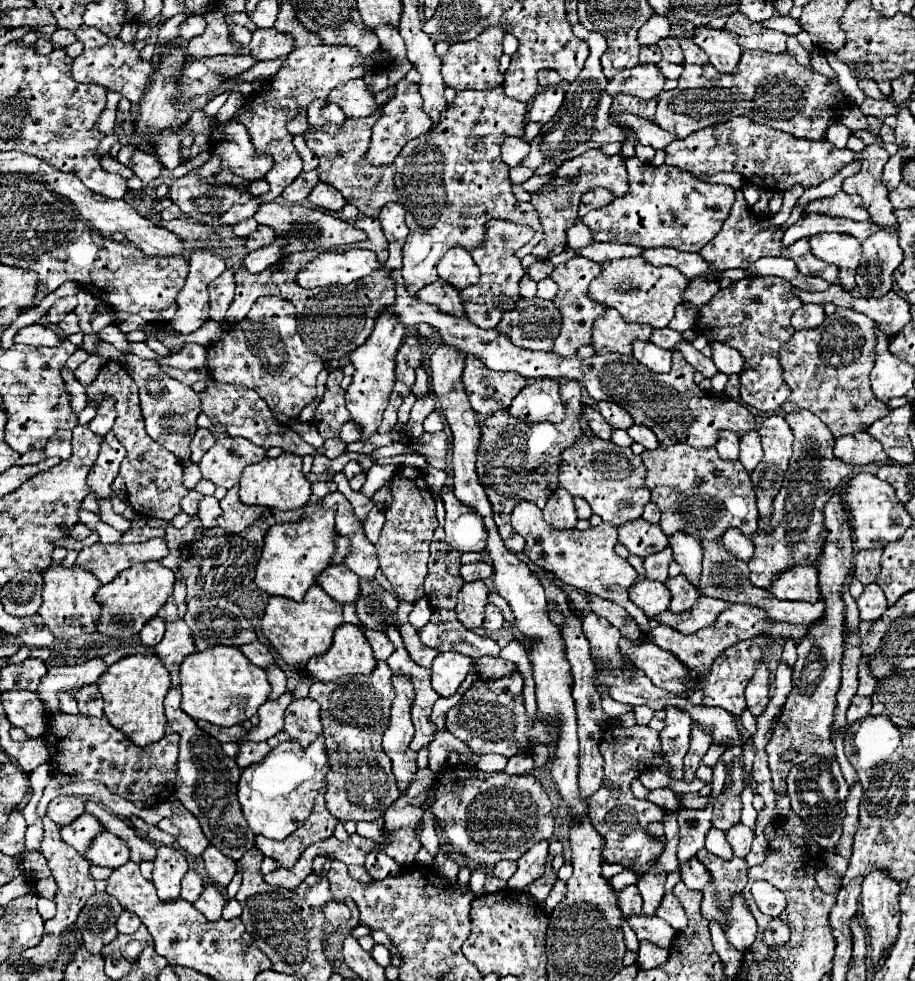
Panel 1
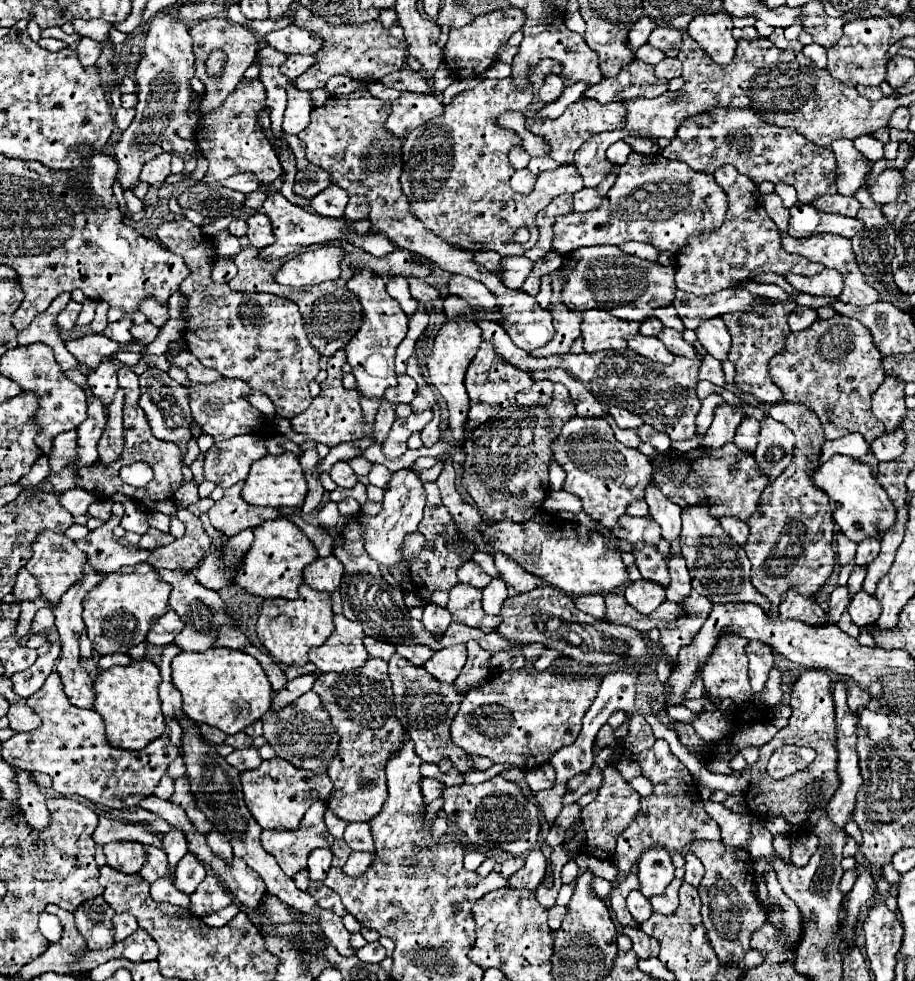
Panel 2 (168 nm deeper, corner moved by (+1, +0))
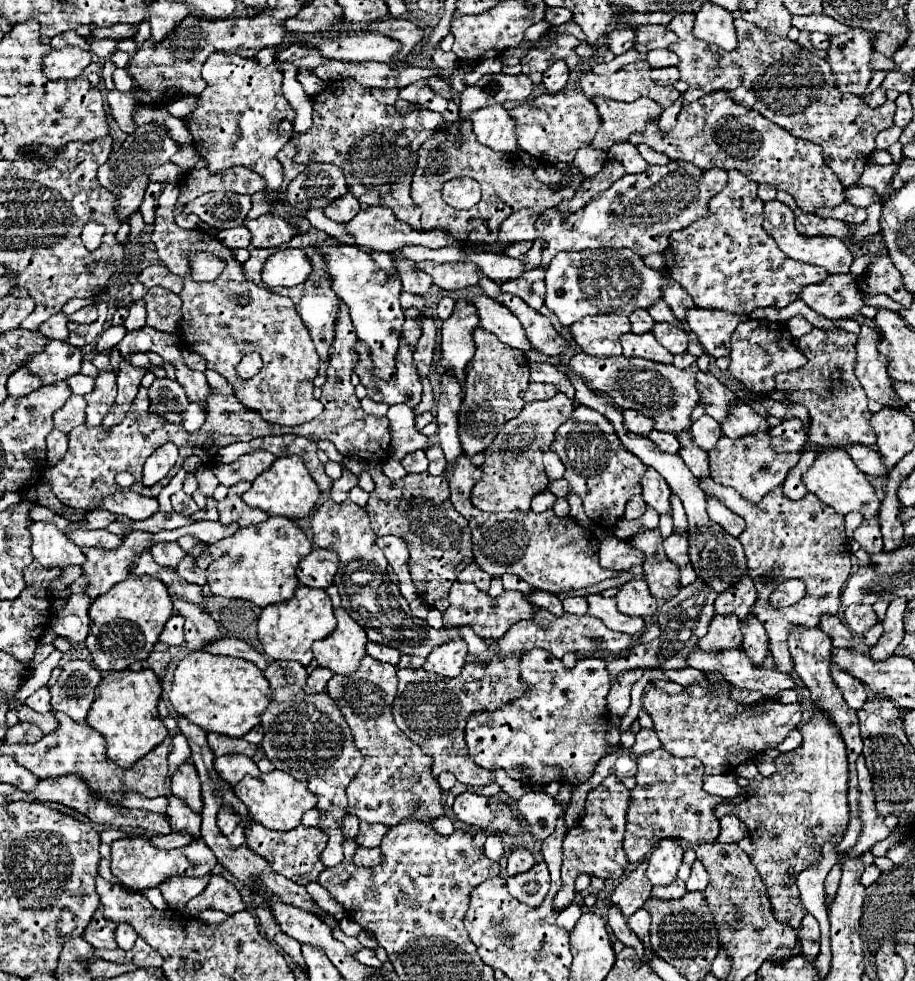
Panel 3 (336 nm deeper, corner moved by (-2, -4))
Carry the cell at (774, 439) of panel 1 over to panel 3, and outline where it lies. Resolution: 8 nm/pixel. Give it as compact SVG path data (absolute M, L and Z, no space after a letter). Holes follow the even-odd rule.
M797 418L769 428L767 434L775 452L799 452L807 442L807 428Z

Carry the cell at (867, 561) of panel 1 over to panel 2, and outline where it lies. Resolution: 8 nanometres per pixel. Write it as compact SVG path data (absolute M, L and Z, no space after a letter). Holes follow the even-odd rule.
M864 538L864 542L860 542L858 550L856 550L856 564L858 566L868 566L876 558L878 552L880 552L880 540Z

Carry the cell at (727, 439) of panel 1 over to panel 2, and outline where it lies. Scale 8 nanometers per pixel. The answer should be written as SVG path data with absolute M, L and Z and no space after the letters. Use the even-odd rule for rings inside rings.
M720 402L714 408L714 420L712 420L712 426L708 428L708 434L704 436L704 446L706 448L720 448L726 442L732 442L734 432L744 418L746 418L746 412L742 408L742 402L740 404Z

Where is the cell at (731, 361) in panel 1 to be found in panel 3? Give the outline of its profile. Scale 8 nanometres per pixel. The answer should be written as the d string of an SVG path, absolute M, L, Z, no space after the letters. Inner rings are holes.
M693 308L685 316L689 330L697 334L705 352L713 358L729 356L731 334L743 320L747 320L747 316L743 314L727 314L721 310L705 310L705 308Z

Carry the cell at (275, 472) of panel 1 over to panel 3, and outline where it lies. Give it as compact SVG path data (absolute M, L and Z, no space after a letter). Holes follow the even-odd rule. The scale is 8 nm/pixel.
M299 456L277 458L271 464L271 468L265 470L263 474L259 474L253 480L253 486L243 494L243 502L247 506L259 508L259 510L267 512L269 516L287 516L287 518L293 518L293 516L305 518L319 504L319 498L321 498L319 488Z

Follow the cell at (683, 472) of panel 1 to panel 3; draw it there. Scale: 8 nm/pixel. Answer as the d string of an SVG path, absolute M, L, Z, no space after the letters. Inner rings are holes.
M767 432L739 440L721 436L717 446L709 452L709 470L711 470L711 478L717 484L737 490L749 502L759 502L767 492L771 492L775 486L779 486L785 480L787 472L799 462L799 456L801 456L799 452L775 454L771 450L771 444L767 442Z

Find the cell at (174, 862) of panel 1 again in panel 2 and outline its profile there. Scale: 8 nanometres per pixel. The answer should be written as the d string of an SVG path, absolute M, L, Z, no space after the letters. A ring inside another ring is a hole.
M172 828L168 834L162 836L162 844L164 844L164 852L168 854L168 862L170 862L170 870L176 868L178 860L188 852L188 840L186 834L178 828Z

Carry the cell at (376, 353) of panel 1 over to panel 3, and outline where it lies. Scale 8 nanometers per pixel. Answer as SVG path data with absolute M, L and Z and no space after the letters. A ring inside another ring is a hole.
M329 240L323 244L317 244L321 254L327 256L327 272L333 278L333 290L335 294L349 306L351 320L355 326L355 332L361 342L369 346L371 360L373 360L373 374L381 380L393 380L395 376L395 354L399 348L401 332L405 314L399 304L399 292L401 282L395 278L389 278L371 258L369 252L359 250L357 246L339 244L337 240Z

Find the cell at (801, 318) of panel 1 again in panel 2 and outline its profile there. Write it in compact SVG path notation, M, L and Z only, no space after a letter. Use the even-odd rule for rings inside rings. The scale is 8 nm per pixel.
M796 306L794 312L788 316L788 324L790 324L790 330L792 330L792 332L806 330L806 328L812 326L816 320L818 320L816 310L806 308L806 306Z

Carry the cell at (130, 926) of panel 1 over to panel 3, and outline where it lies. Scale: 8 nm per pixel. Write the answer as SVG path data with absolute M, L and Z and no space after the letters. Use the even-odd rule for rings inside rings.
M119 924L115 930L115 940L121 950L131 950L131 946L137 940L137 932L129 924Z

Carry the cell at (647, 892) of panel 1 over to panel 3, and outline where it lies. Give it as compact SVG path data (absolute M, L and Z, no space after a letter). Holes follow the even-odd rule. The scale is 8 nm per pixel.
M665 838L659 842L649 856L649 866L647 866L647 878L651 880L653 886L667 886L677 878L677 870L681 866L683 858L683 848L675 838Z

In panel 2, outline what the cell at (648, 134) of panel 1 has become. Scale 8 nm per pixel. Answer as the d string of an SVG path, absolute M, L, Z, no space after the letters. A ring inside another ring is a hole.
M580 98L574 104L570 104L564 114L556 120L540 120L536 110L528 110L526 116L526 130L530 130L532 134L544 138L546 142L550 142L550 156L558 162L558 164L572 164L574 160L574 152L580 148L580 144L586 140L586 132L588 134L598 134L598 132L606 132L606 130L614 130L624 126L624 104L622 102L612 102L612 104L600 104L596 100L586 100Z

